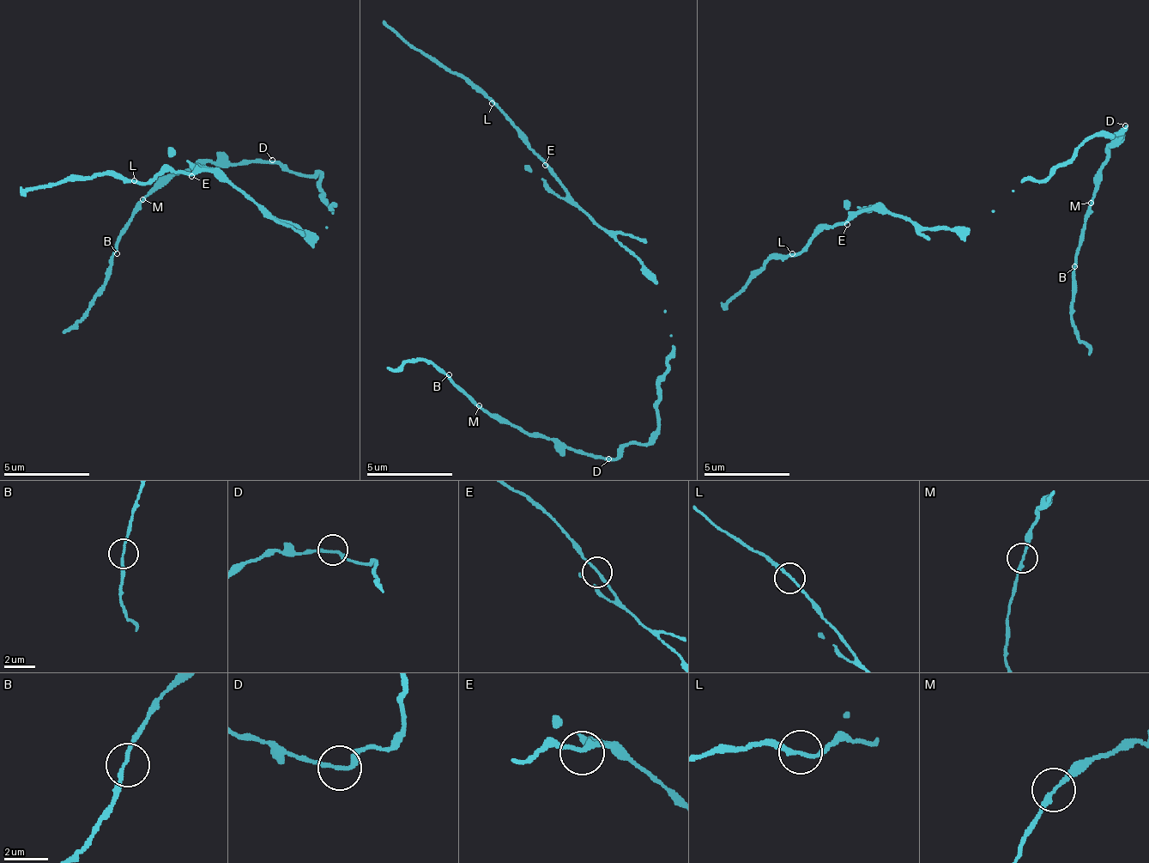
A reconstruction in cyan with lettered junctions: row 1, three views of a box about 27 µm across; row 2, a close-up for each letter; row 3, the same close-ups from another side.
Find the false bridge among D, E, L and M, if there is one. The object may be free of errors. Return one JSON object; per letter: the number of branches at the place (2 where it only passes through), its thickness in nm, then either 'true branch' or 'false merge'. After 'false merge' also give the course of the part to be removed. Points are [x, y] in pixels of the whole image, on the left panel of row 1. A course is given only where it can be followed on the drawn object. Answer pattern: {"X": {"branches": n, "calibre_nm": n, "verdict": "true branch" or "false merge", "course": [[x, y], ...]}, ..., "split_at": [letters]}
{"D": {"branches": 2, "calibre_nm": 170, "verdict": "true branch"}, "E": {"branches": 2, "calibre_nm": 190, "verdict": "true branch"}, "L": {"branches": 2, "calibre_nm": 170, "verdict": "true branch"}, "M": {"branches": 2, "calibre_nm": 170, "verdict": "true branch"}, "split_at": []}

